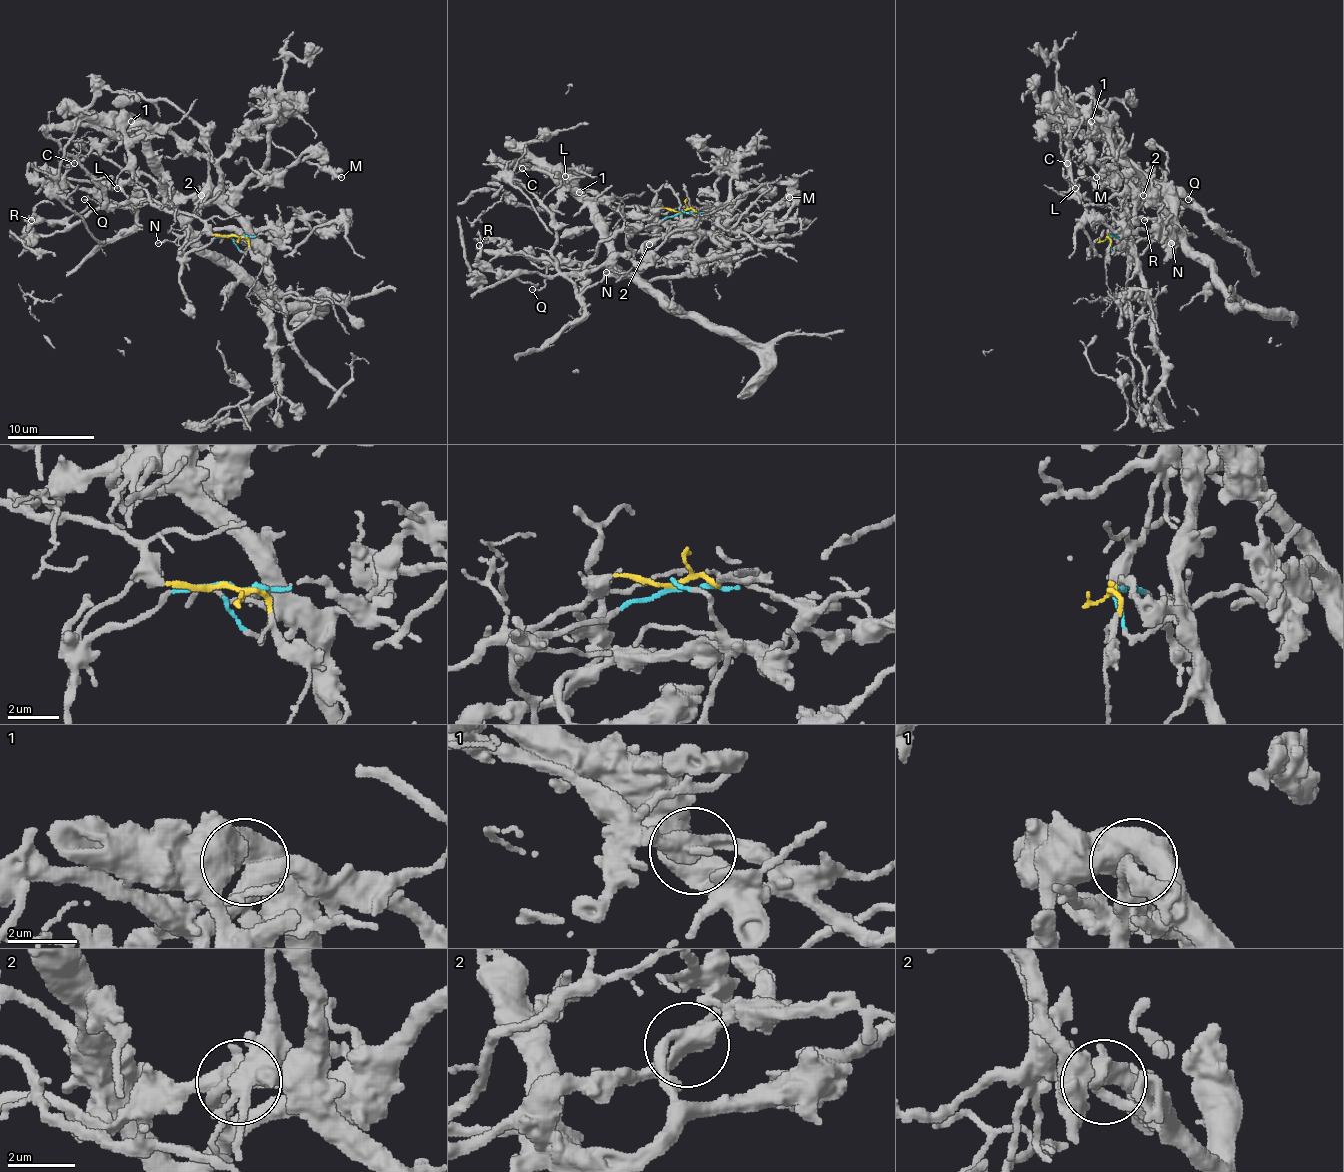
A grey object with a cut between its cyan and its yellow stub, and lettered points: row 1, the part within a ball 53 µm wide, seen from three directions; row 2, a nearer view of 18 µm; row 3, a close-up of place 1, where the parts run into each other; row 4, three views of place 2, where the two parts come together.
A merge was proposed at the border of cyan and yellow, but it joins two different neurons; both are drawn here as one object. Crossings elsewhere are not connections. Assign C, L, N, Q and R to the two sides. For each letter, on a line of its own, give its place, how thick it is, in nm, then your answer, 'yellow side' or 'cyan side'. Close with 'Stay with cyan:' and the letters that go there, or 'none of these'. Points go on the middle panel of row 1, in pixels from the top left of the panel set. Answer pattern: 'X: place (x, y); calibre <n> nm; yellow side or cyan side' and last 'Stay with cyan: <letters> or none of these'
C: place (522, 168); calibre 100 nm; yellow side
L: place (565, 176); calibre 190 nm; cyan side
N: place (606, 272); calibre 170 nm; cyan side
Q: place (532, 289); calibre 120 nm; yellow side
R: place (479, 245); calibre 260 nm; yellow side
Stay with cyan: L, N

